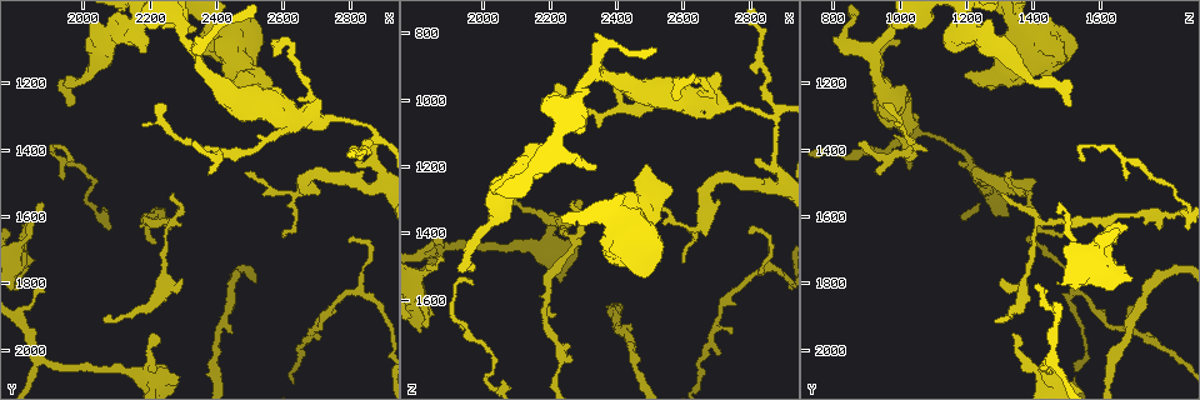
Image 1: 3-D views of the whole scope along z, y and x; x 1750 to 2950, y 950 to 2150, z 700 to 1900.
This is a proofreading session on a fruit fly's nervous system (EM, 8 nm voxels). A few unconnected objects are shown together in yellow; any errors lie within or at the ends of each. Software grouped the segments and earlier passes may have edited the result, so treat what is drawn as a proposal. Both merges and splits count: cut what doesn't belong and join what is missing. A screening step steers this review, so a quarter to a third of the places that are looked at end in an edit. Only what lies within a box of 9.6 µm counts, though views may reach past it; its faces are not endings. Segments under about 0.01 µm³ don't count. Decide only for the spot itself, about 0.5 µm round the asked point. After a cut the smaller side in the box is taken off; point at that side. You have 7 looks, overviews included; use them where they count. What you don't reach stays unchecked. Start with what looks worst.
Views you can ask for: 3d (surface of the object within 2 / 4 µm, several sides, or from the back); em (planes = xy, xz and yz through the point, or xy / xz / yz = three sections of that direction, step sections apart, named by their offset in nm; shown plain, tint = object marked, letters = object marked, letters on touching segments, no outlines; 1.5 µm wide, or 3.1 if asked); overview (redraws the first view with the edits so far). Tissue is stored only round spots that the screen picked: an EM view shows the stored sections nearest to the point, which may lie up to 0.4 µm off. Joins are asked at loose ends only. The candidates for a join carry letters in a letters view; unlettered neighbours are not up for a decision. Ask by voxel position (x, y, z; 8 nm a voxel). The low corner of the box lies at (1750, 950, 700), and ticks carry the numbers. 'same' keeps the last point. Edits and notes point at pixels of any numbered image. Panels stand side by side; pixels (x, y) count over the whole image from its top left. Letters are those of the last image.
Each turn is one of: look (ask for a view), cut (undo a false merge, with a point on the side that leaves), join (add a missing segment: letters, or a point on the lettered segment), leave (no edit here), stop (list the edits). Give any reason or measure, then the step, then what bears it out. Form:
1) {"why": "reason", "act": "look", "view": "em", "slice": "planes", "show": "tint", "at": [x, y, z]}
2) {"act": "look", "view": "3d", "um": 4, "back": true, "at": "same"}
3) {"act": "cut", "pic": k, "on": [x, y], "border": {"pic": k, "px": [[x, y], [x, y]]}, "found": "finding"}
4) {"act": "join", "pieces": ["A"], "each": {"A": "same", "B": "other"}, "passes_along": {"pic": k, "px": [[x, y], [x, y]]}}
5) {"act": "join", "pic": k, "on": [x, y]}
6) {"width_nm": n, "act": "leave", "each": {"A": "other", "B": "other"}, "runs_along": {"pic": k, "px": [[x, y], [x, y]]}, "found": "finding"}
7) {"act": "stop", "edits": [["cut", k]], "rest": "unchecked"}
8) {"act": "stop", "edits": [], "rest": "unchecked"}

{"why": "thick turns thin", "act": "look", "view": "em", "slice": "xy", "step": 8, "show": "letters", "at": [2580, 1350, 1030]}

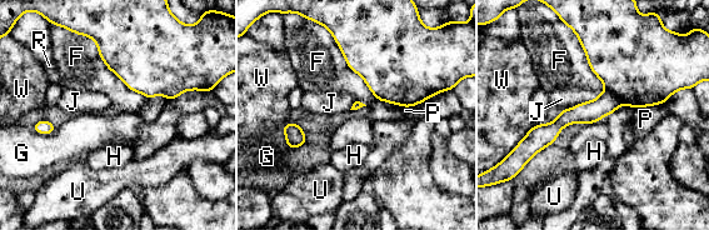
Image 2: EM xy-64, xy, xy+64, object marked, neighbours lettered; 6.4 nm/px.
{"width_nm": 140, "act": "cut", "pic": 2, "on": [592, 111], "each": {"F": "other", "G": "other", "H": "other", "J": "other", "P": "other", "R": "other", "U": "other", "W": "other"}, "border": {"pic": 2, "px": [[607, 89], [623, 103]]}, "found": "two neurons meet here"}

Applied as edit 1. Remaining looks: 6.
{"act": "look", "view": "overview"}

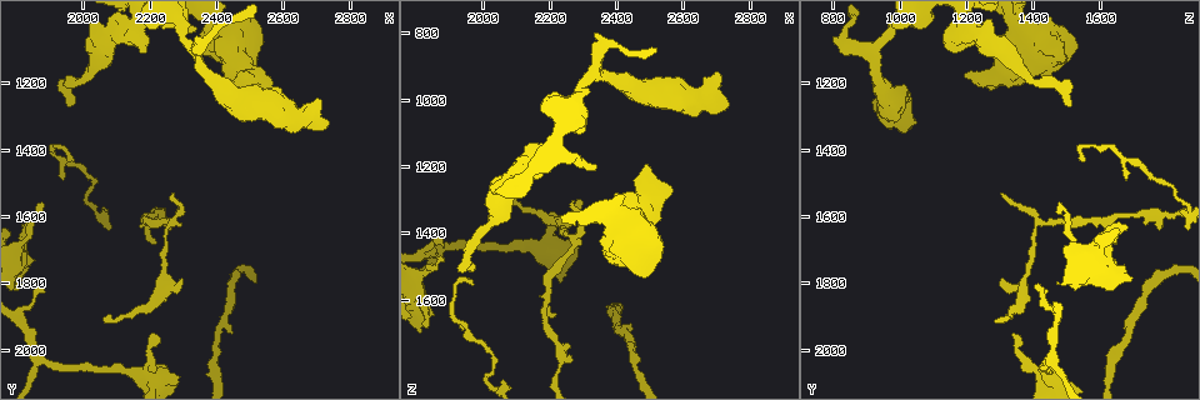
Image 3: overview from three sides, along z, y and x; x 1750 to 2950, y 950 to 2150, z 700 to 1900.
{"why": "abrupt turn", "act": "look", "view": "3d", "um": 2, "at": [1860, 2030, 1460]}

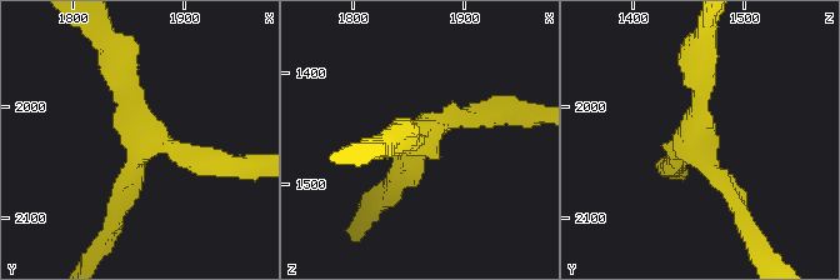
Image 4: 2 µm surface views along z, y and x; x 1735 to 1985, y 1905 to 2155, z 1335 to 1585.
{"arms": 3, "why": "need the tissue", "act": "look", "view": "em", "slice": "xy", "step": 8, "show": "tint", "at": [1868, 2024, 1452]}

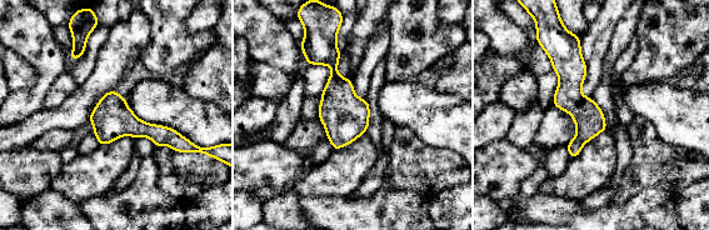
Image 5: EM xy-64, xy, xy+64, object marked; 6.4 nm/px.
{"why": "see the neighbours", "act": "look", "view": "em", "slice": "xy", "step": 8, "show": "letters", "at": "same"}

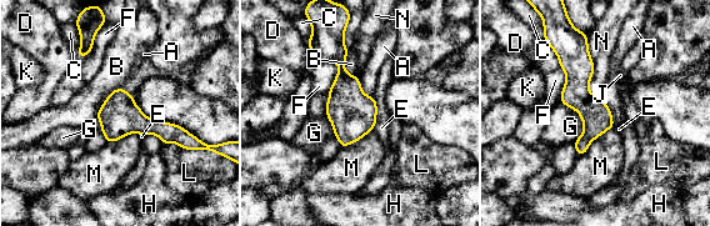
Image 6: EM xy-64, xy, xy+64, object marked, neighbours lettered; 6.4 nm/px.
{"width_nm": 190, "act": "leave", "each": {"A": "other", "B": "other", "C": "other", "D": "other", "E": "other", "F": "other", "G": "other", "H": "other", "J": "other", "K": "other", "L": "other", "M": "other", "N": "other"}, "border": {"pic": 6, "px": [[598, 95], [609, 108], [614, 126]]}, "found": "one neuron here"}

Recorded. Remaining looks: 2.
{"why": "tapers out", "act": "look", "view": "em", "slice": "yz", "step": 8, "show": "letters", "at": [2050, 1910, 1310]}

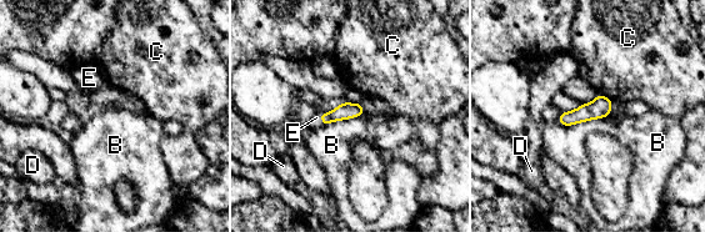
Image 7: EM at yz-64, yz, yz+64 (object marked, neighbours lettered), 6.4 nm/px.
{"act": "join", "pieces": ["E"], "each": {"B": "other", "C": "other", "D": "other", "E": "same"}, "passes_along": {"pic": 7, "px": [[345, 111], [321, 120], [315, 122]]}, "found": "the neuron continues"}

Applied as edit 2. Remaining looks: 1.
{"act": "stop", "edits": [["cut", 2], ["join", 7]], "rest": "unchecked"}

